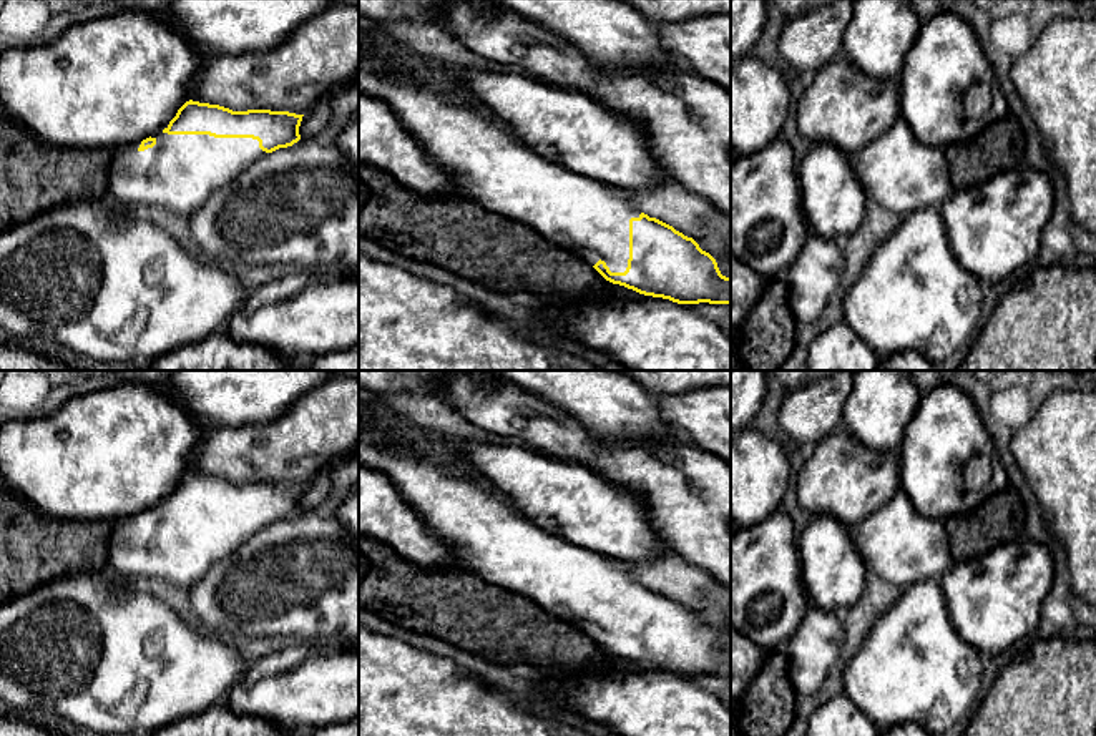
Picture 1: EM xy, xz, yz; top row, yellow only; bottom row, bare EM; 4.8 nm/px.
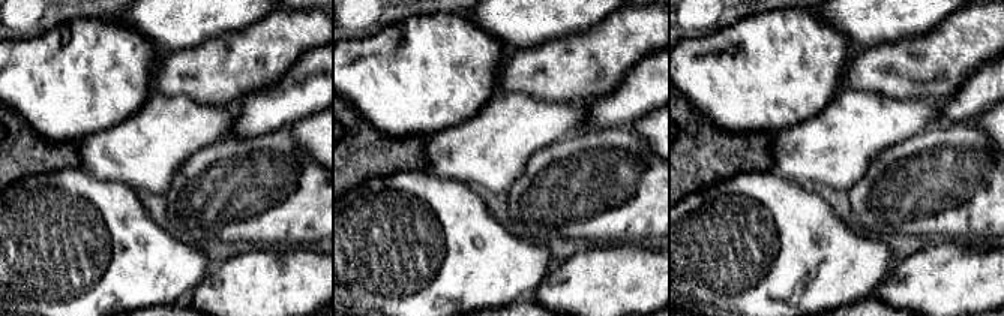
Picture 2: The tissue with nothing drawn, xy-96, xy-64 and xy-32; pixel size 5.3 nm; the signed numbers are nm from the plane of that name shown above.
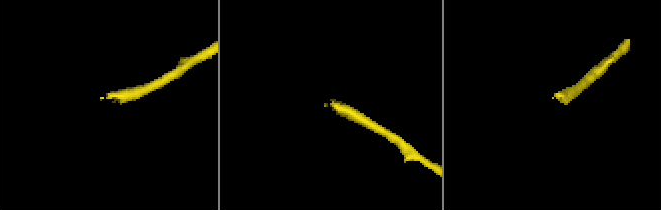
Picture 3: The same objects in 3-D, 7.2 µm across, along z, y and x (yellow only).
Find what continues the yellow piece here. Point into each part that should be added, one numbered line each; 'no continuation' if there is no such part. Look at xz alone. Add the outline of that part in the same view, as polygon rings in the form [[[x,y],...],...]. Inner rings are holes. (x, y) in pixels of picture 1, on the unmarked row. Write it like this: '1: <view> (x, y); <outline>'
1: xz (588, 590); [[[359,427],[359,464],[390,478],[399,495],[420,515],[465,570],[497,588],[526,596],[533,605],[594,638],[599,631],[611,645],[624,645],[629,631],[629,591],[641,583],[594,550],[555,537],[520,515],[503,497],[482,488],[457,467],[417,457],[405,444],[389,445],[380,434]]]

